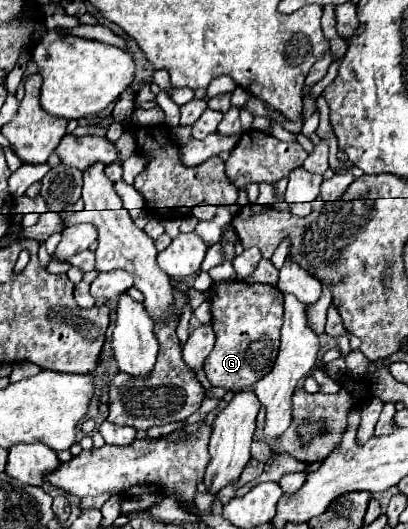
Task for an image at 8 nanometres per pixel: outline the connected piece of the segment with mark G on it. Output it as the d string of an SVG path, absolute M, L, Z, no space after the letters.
M225 280L213 286L211 296L211 326L217 336L215 348L205 362L205 374L213 386L243 386L225 388L231 392L249 390L257 380L273 368L279 348L279 330L283 320L283 294L269 284L247 284L241 280Z

